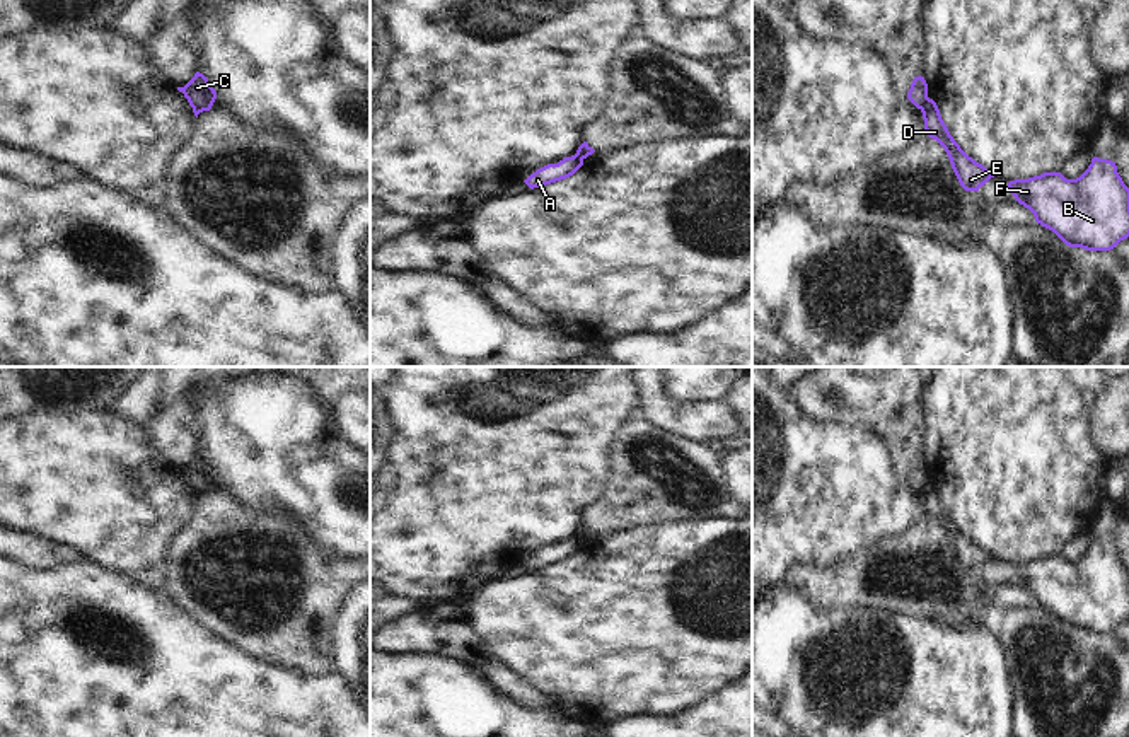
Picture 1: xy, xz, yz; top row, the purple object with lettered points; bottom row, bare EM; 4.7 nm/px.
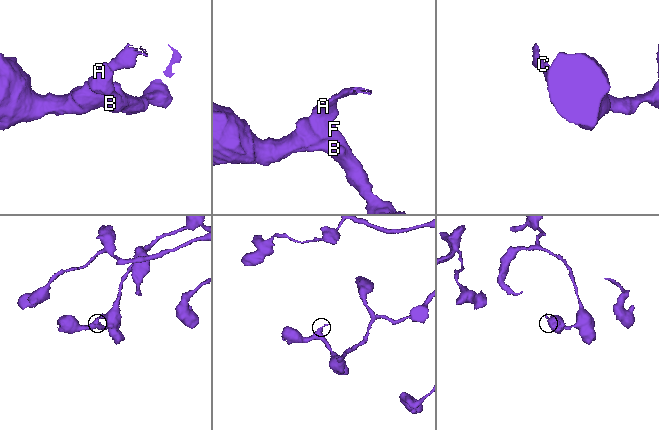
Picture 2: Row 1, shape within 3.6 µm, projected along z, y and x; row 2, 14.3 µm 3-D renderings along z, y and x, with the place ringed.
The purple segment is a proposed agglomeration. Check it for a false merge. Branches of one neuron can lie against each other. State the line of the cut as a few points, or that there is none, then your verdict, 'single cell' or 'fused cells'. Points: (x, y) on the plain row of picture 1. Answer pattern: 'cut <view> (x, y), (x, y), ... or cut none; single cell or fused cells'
cut yz (928, 480), (921, 492); fused cells

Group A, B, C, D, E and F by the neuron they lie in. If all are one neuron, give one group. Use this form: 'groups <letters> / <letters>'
groups A B D E F / C

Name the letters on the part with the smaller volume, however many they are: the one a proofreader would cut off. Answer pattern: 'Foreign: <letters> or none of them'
Foreign: C

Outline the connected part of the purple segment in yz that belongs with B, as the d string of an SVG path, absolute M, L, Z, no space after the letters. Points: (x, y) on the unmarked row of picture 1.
M1093 539L1076 561L1044 554L1010 563L1008 570L1069 630L1110 633L1129 619L1129 570L1112 543Z

